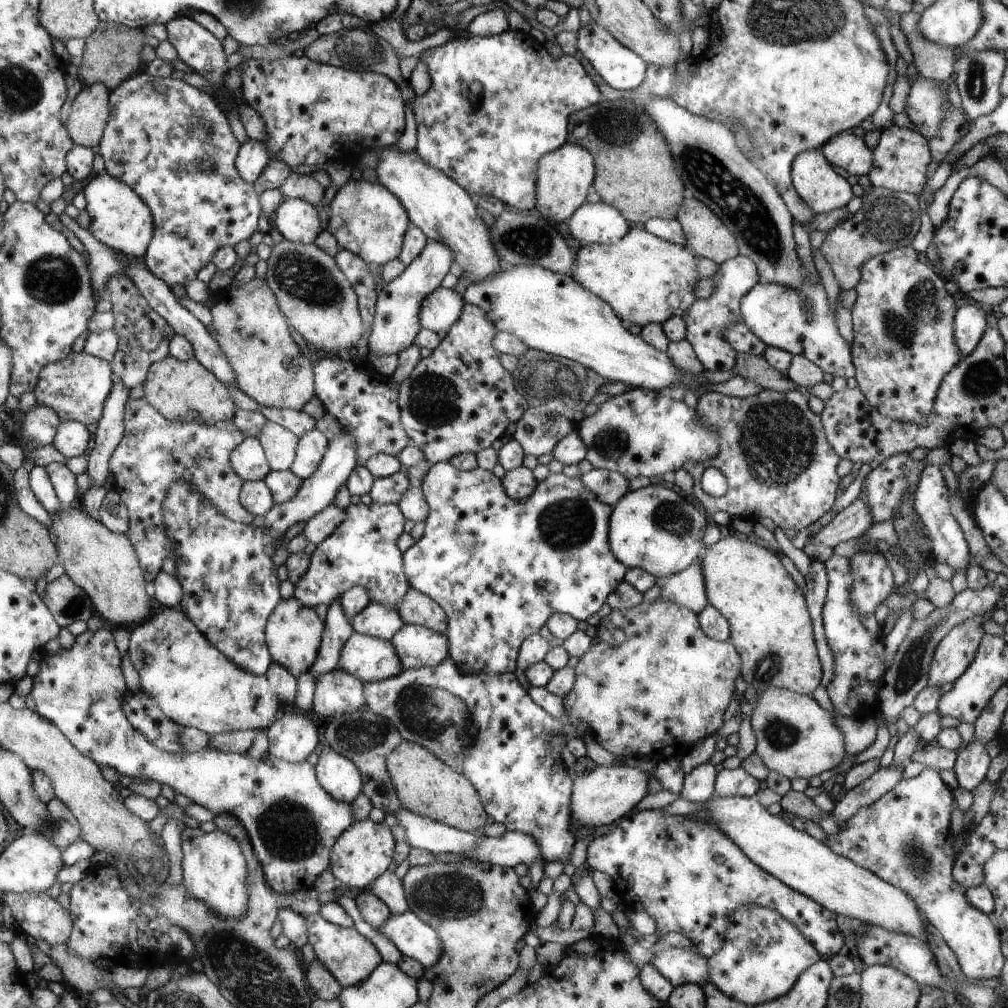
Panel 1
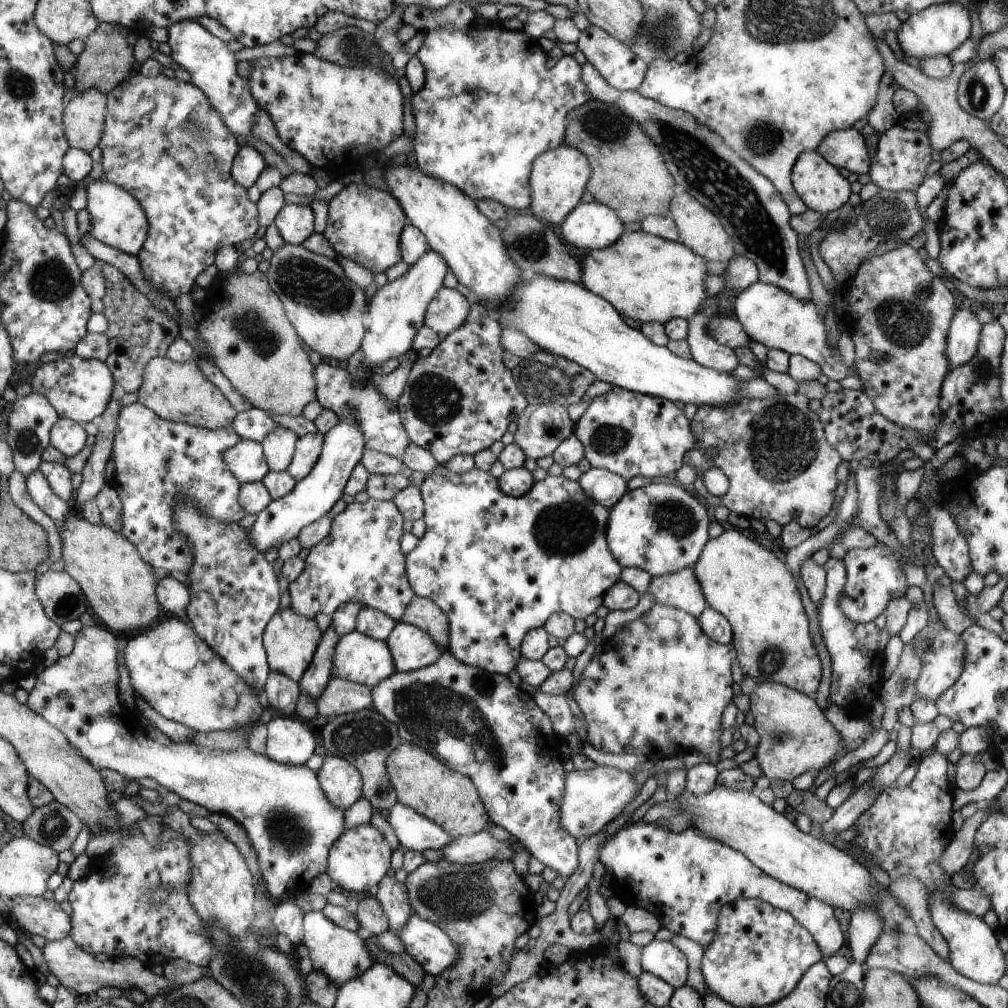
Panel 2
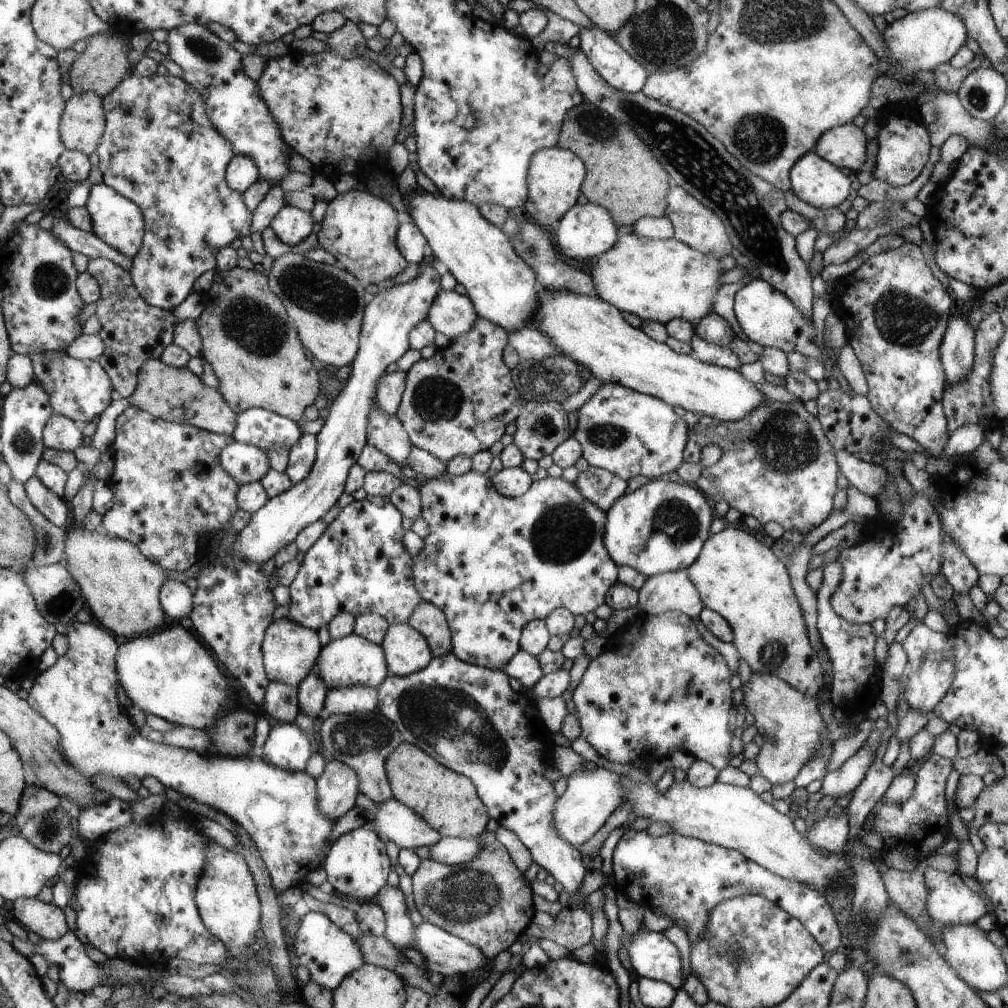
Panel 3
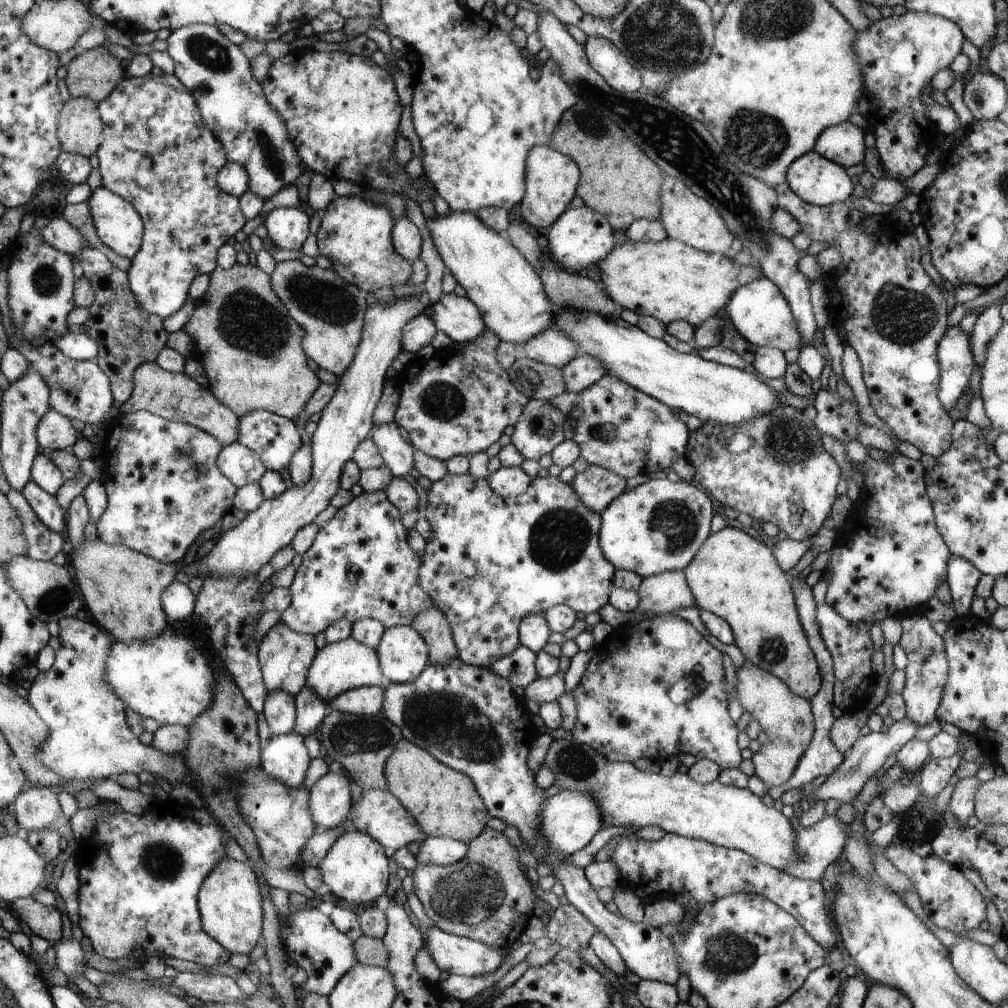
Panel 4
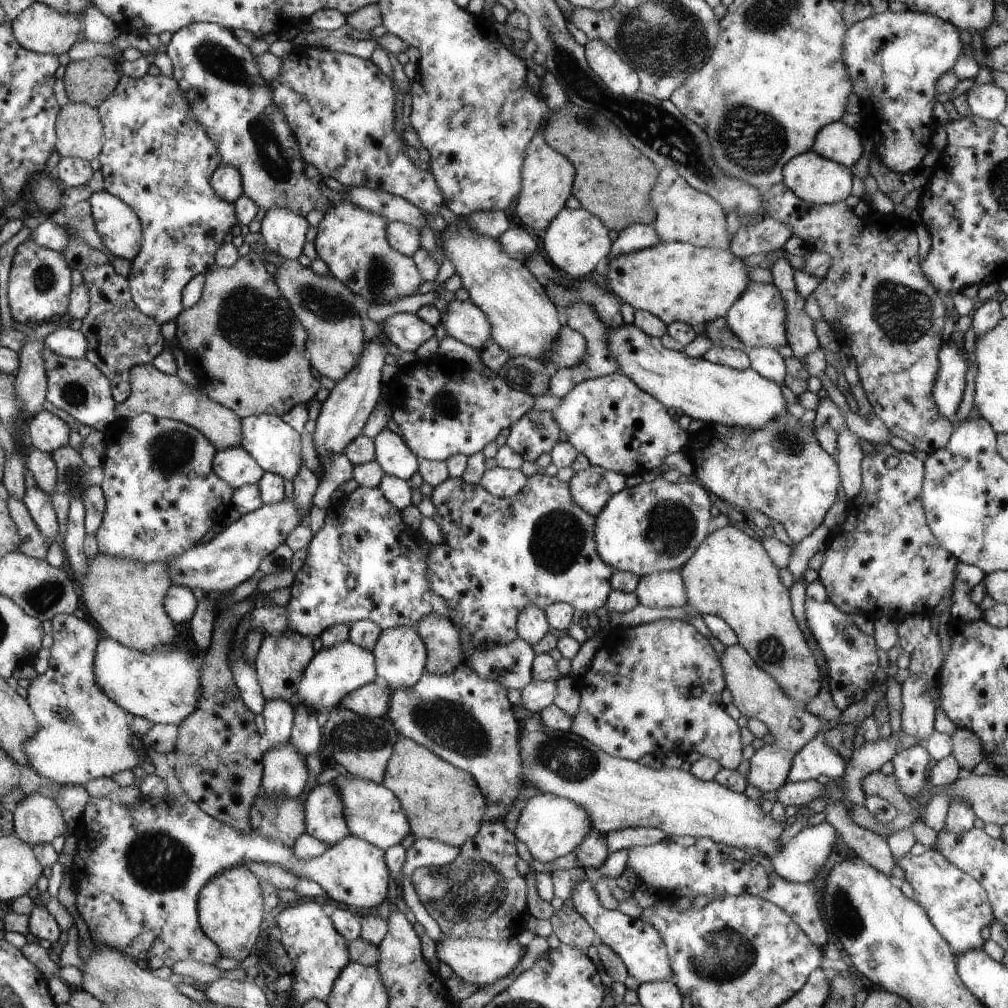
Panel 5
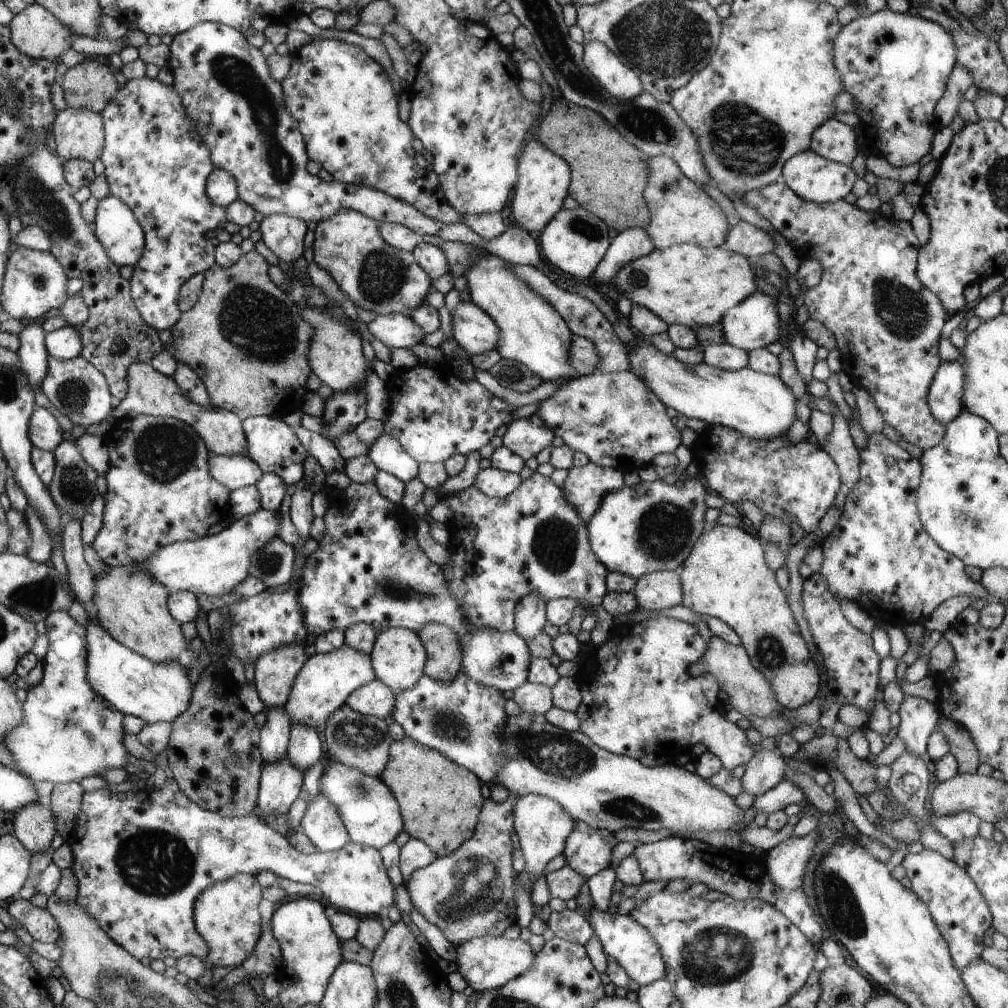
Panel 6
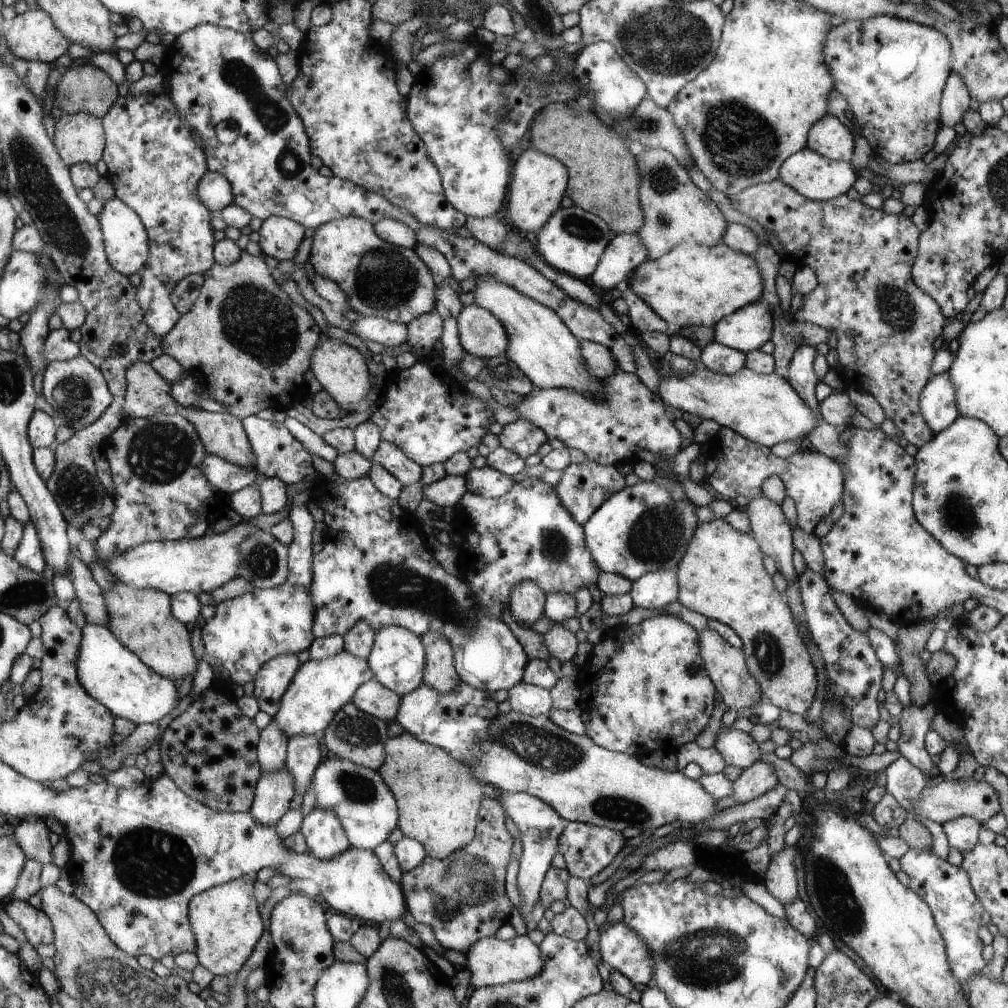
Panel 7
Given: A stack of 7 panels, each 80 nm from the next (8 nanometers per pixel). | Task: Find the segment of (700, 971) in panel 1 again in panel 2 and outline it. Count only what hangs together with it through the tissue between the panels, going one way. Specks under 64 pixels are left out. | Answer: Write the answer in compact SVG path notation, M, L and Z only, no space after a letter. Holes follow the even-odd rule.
M654 938L649 944L642 946L640 961L643 972L664 980L673 990L687 985L690 962L687 961L686 954L672 942Z

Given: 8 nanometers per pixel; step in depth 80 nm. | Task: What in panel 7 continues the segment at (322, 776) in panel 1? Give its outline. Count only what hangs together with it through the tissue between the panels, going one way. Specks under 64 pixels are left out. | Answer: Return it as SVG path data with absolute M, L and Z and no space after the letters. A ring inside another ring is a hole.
M314 807L303 818L300 828L308 846L308 854L318 860L330 860L351 848L350 838L332 810Z

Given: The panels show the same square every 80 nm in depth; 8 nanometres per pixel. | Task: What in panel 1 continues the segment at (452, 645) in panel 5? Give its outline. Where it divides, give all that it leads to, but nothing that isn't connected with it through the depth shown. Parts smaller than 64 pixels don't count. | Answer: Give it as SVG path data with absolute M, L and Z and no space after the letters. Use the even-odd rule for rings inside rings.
M411 588L404 596L402 604L398 604L399 616L410 625L420 625L440 634L447 634L447 614L438 602L431 600L422 592Z

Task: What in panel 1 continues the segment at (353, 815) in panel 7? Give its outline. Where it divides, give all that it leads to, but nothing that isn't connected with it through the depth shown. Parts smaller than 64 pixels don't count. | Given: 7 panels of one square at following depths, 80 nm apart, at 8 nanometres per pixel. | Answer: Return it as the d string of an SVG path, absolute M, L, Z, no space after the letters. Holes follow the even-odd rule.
M400 808L396 814L400 826L405 829L410 848L426 850L432 855L438 853L466 852L474 846L481 832L462 832L452 825L432 821L419 816L406 808Z

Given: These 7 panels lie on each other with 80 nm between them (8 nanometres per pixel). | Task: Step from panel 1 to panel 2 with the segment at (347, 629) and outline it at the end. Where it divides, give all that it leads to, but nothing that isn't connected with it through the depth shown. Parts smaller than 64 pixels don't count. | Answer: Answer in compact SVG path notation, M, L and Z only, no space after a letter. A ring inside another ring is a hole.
M330 624L328 630L322 634L322 642L315 652L314 662L308 668L303 679L298 682L301 691L307 693L314 701L320 697L324 688L326 688L325 685L331 678L335 645L340 638L341 636L338 635L338 632L335 632L334 626Z

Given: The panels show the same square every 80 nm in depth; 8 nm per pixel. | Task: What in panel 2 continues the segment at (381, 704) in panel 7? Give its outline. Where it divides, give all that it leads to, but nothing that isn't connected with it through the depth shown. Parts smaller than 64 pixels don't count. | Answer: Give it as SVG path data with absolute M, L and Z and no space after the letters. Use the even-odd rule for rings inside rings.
M331 677L324 691L315 701L316 710L324 718L331 719L347 713L371 709L374 700L370 687L356 682Z

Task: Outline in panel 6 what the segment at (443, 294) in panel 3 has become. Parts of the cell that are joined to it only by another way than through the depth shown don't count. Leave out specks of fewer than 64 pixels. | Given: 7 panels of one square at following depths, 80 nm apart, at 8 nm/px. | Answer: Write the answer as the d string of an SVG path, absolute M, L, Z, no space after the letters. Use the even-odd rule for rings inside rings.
M461 301L452 310L453 337L470 357L490 354L500 344L500 328L492 316L472 301Z

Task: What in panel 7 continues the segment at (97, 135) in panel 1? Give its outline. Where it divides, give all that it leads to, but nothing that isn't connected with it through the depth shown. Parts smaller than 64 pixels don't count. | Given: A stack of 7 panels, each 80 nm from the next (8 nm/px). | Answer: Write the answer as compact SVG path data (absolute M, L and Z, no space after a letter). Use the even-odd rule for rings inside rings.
M65 114L54 130L54 144L66 166L96 165L106 150L106 133L103 122L91 114Z

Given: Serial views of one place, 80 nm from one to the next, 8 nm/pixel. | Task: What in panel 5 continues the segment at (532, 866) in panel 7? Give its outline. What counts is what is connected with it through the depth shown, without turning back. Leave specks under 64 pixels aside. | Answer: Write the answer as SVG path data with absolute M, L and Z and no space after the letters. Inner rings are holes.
M544 793L529 798L524 808L519 810L515 831L517 838L528 846L533 858L545 863L575 851L589 833L594 832L594 828L583 806L573 800Z

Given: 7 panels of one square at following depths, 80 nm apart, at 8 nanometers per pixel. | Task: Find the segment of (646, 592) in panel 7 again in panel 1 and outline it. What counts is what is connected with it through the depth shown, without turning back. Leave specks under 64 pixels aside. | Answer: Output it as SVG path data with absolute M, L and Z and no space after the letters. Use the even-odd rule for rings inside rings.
M697 559L683 572L656 579L656 585L661 589L660 597L684 606L696 614L704 611L710 602L707 600L703 564L700 562L701 560Z

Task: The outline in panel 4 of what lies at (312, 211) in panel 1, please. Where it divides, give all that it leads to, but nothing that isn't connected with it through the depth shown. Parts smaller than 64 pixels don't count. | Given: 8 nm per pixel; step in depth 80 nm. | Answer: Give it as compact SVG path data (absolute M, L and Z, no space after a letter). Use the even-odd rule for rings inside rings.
M274 208L266 215L264 226L269 239L282 250L301 250L304 240L310 234L310 218L300 208Z

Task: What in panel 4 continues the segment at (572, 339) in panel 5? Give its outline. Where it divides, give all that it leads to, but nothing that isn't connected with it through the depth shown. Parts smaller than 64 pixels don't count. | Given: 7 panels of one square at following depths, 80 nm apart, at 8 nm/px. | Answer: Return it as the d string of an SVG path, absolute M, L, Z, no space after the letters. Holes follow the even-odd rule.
M547 328L535 334L522 344L529 359L552 366L565 366L580 356L579 346L567 335L557 329Z

